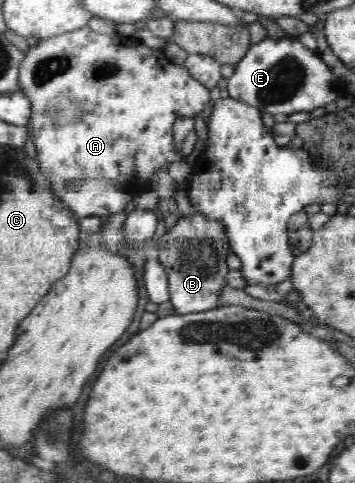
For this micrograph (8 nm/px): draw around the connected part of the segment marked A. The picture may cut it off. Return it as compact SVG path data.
M84 26L78 30L70 30L64 34L50 36L40 40L36 48L30 48L25 54L20 66L20 86L19 90L28 96L32 103L32 115L26 127L30 140L34 142L34 153L38 158L40 170L50 179L52 188L64 184L78 184L86 179L107 178L116 180L122 184L122 180L134 178L134 180L151 180L152 176L162 169L168 168L170 164L183 160L185 154L176 149L173 136L173 124L176 119L194 118L211 107L210 91L202 83L192 78L186 66L179 66L166 57L164 50L151 49L133 37L127 37L118 33L100 34L92 31L90 27Z

